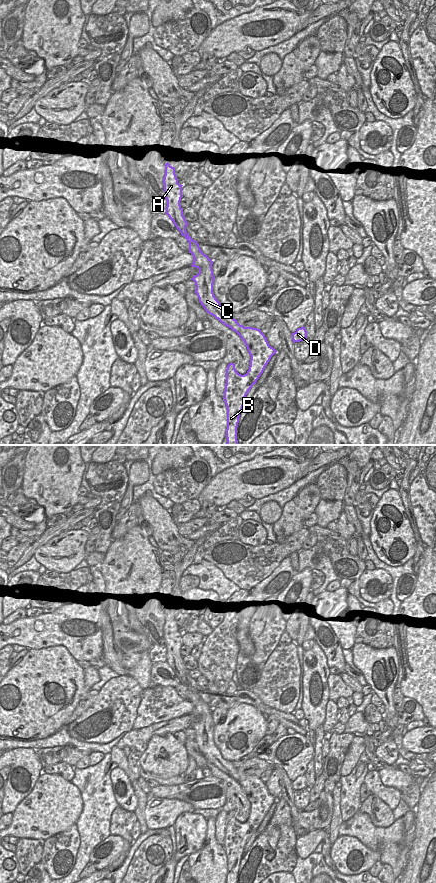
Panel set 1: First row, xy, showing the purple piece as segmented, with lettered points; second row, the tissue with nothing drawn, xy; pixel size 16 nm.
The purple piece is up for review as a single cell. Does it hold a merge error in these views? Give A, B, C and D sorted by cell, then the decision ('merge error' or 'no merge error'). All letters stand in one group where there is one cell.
A B C D | no merge error

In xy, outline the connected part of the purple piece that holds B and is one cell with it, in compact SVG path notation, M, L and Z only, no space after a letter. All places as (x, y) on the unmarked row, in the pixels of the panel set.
M168 610L165 612L165 623L163 627L165 646L167 648L166 662L173 669L176 676L189 690L189 701L193 703L192 715L199 717L199 721L191 728L195 730L195 741L199 750L207 761L214 764L225 774L235 779L244 789L251 804L249 818L241 823L235 817L235 812L230 811L226 817L226 833L224 849L227 856L226 883L237 883L240 861L244 854L244 847L249 838L263 821L271 805L277 798L271 795L265 783L260 777L244 775L240 773L231 761L225 760L220 750L213 741L214 723L212 718L213 709L205 703L197 689L193 688L186 679L188 670L183 663L180 649L182 634L178 631L175 616Z

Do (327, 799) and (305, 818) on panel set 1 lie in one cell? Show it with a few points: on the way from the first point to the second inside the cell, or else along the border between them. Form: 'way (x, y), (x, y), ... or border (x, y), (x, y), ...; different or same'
way (329, 809), (327, 818), (323, 822), (315, 820); same

